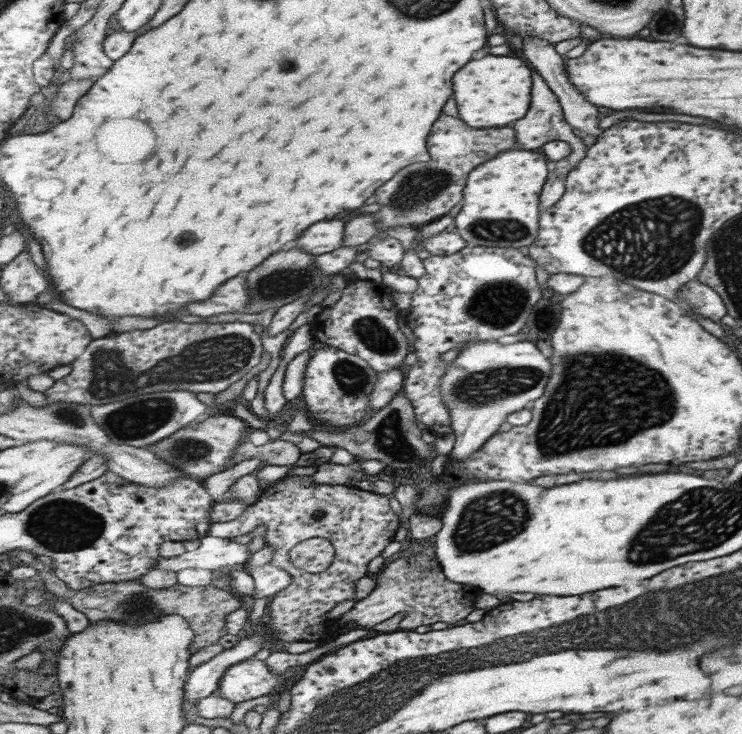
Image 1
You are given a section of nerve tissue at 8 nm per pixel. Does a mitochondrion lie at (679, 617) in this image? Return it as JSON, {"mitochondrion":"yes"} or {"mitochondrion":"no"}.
{"mitochondrion":"yes"}

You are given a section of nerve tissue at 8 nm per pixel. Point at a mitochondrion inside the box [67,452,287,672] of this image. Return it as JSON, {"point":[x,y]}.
{"point":[131,603]}

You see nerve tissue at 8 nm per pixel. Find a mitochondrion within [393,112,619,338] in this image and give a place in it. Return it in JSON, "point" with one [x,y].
{"point":[496,304]}

